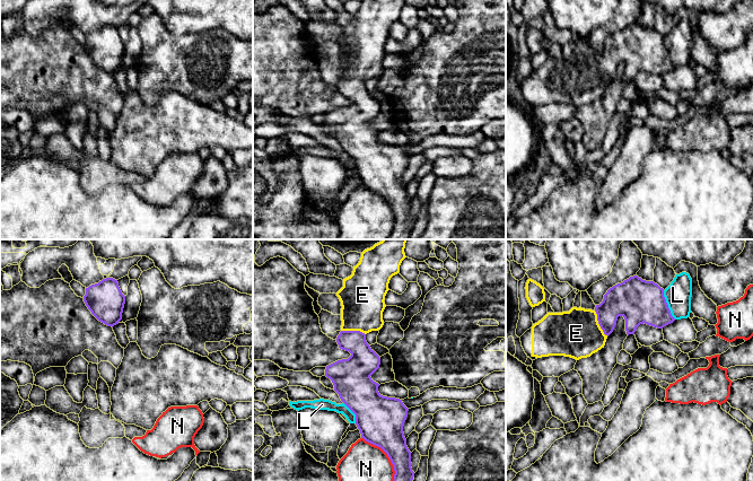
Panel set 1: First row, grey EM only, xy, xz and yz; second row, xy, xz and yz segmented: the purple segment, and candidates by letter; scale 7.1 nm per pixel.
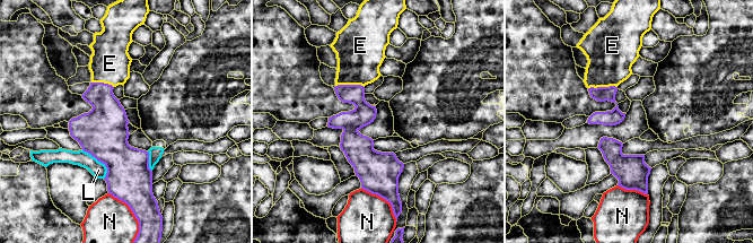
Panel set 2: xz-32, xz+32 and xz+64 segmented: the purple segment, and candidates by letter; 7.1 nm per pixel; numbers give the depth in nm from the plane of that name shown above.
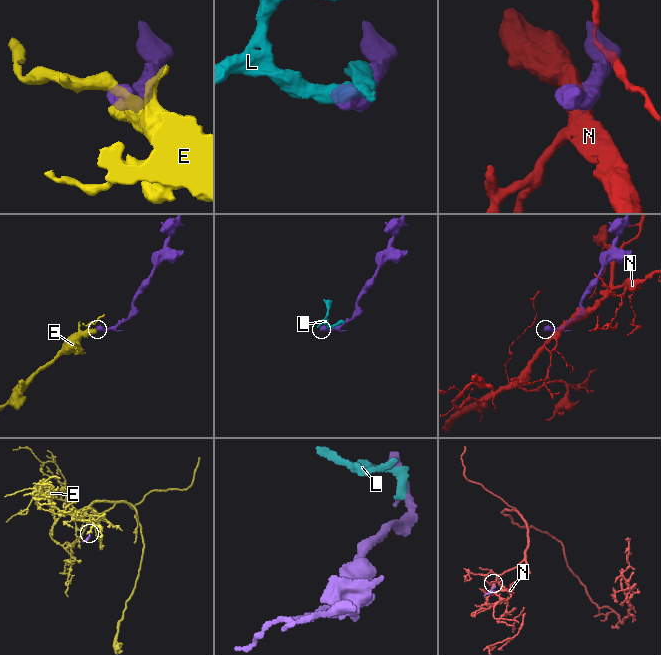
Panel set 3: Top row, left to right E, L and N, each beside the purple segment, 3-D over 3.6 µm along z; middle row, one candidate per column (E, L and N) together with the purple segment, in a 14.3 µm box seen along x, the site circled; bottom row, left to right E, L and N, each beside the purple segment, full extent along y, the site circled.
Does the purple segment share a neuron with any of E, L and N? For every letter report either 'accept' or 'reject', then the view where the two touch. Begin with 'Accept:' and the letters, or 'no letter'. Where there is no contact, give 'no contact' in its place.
Accept: E
E: accept | yz
L: reject | yz
N: reject | xz

